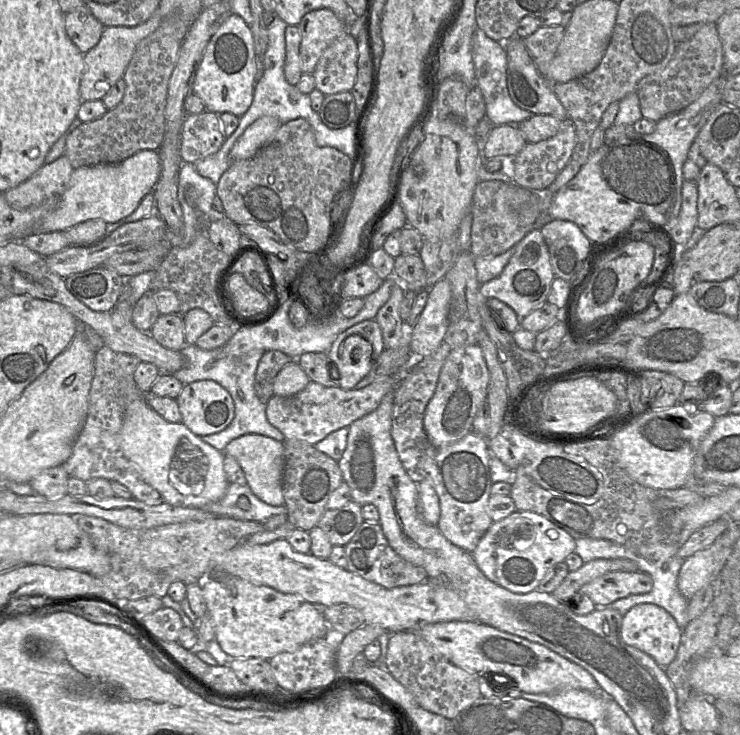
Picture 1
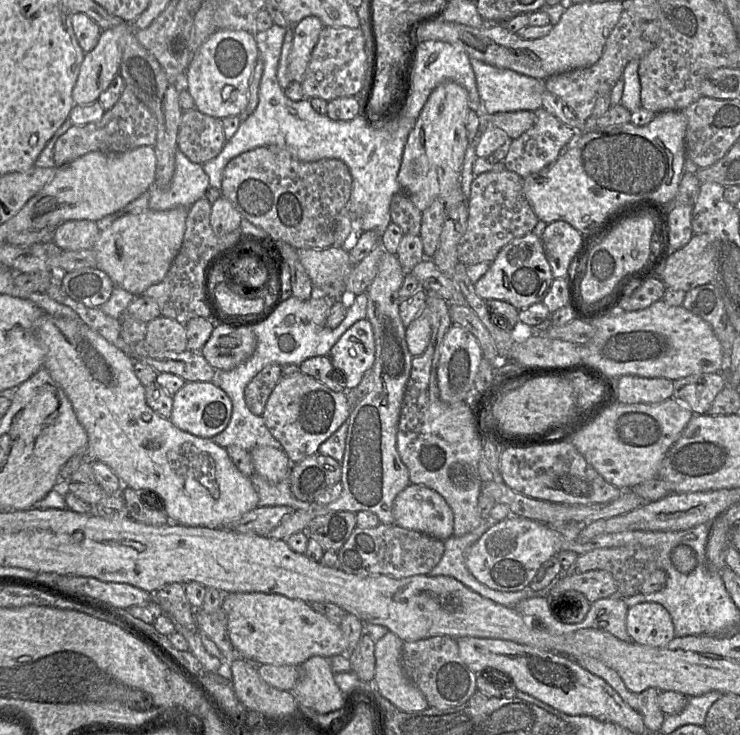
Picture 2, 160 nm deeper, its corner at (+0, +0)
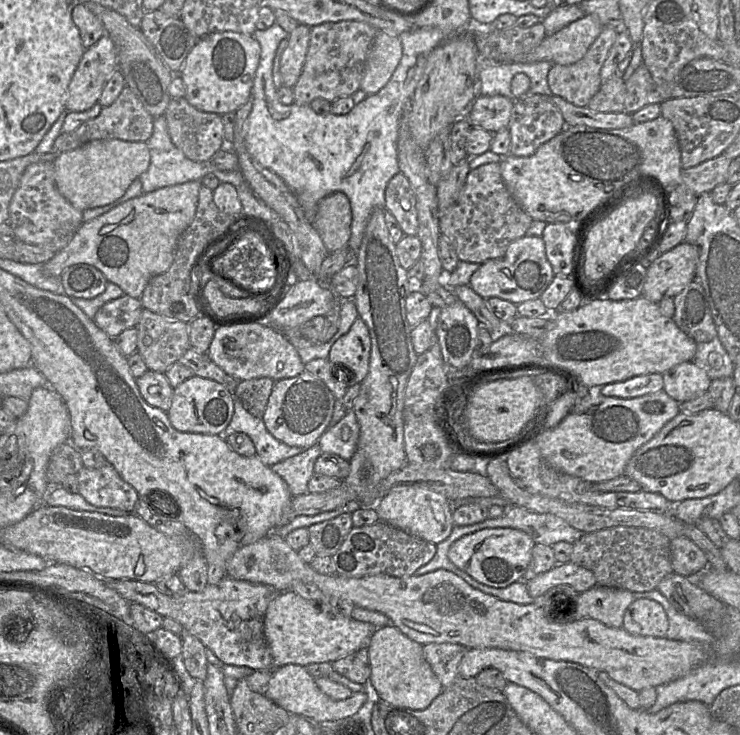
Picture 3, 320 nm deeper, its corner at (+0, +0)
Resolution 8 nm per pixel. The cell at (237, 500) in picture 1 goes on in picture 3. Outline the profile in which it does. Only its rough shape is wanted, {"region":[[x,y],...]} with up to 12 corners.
{"region":[[315,444],[270,468],[286,482],[292,497],[308,492]]}

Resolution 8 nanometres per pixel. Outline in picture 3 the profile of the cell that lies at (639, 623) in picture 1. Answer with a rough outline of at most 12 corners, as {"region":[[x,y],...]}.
{"region":[[643,598],[626,609],[622,628],[662,638],[669,622],[661,604]]}

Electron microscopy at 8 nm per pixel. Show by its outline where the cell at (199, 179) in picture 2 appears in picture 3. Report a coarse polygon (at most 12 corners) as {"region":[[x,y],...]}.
{"region":[[164,115],[146,143],[143,193],[201,181],[214,168],[173,144]]}

